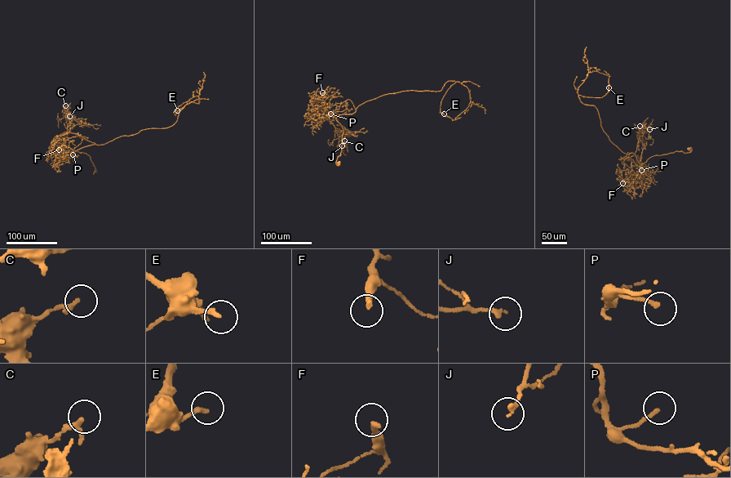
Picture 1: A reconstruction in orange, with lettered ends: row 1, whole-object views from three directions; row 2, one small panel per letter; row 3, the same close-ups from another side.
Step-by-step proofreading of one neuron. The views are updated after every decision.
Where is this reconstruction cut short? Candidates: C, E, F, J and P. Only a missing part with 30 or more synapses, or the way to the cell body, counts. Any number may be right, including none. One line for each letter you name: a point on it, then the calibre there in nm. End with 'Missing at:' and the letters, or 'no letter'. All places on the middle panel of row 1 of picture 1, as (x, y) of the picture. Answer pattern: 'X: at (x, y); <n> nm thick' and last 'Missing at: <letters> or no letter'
F: at (322, 92); 240 nm thick
Missing at: F

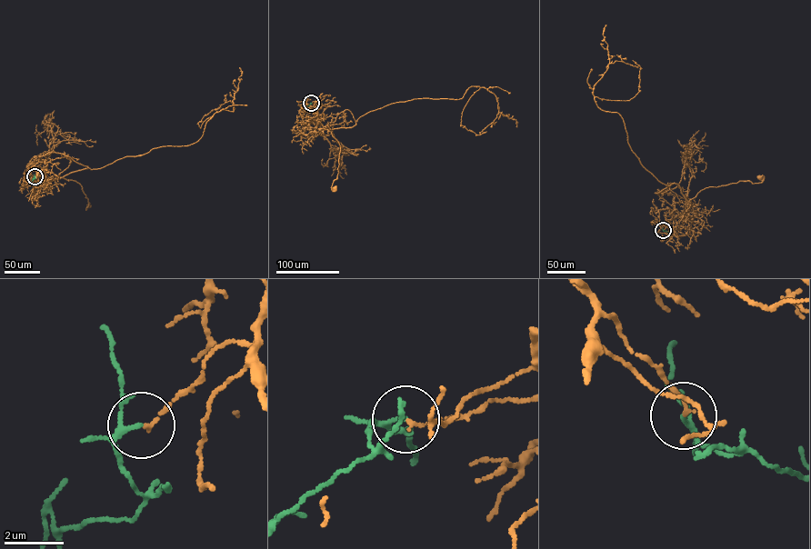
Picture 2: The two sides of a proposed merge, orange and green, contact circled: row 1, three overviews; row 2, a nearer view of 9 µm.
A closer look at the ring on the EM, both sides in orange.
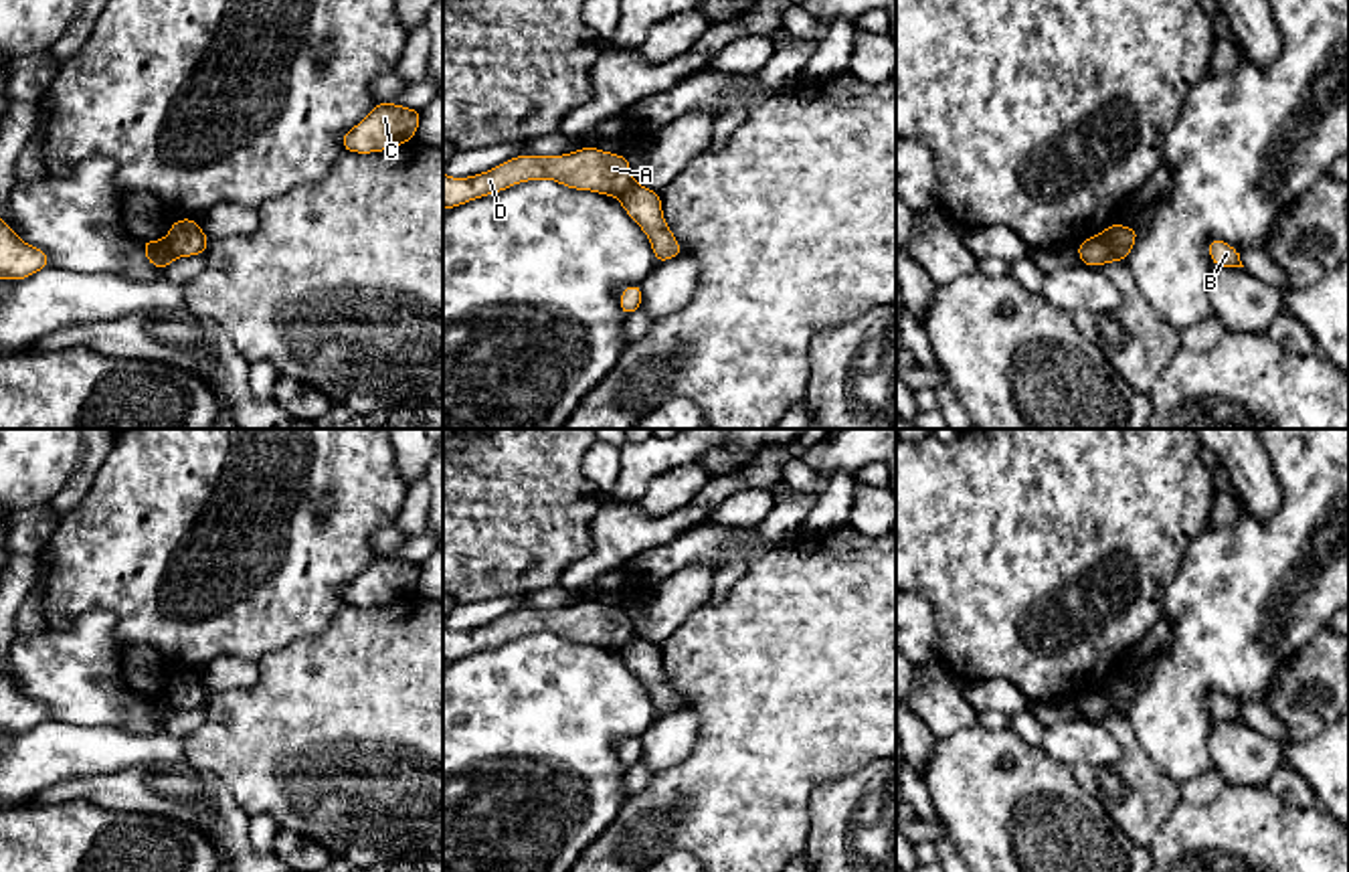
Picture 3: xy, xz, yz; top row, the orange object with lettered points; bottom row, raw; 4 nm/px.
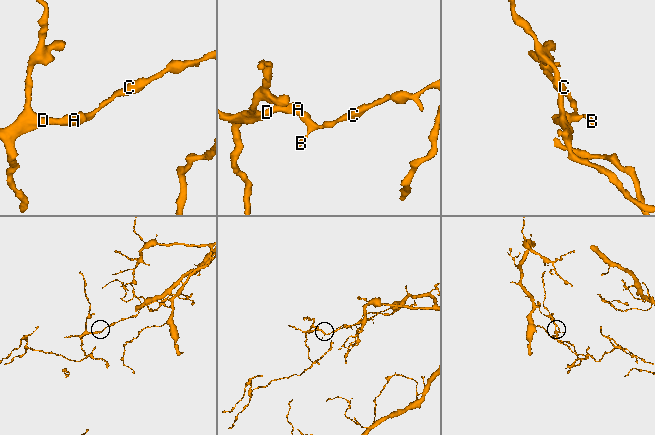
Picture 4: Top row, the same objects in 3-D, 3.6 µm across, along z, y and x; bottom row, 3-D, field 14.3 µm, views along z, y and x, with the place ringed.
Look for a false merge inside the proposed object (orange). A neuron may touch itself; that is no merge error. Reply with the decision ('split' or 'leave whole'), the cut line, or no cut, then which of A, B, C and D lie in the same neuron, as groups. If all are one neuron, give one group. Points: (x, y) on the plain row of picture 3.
split; cut in yz along (1101, 686), (1115, 713); A D / B C

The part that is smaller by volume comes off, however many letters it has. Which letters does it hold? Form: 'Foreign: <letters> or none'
Foreign: A, D

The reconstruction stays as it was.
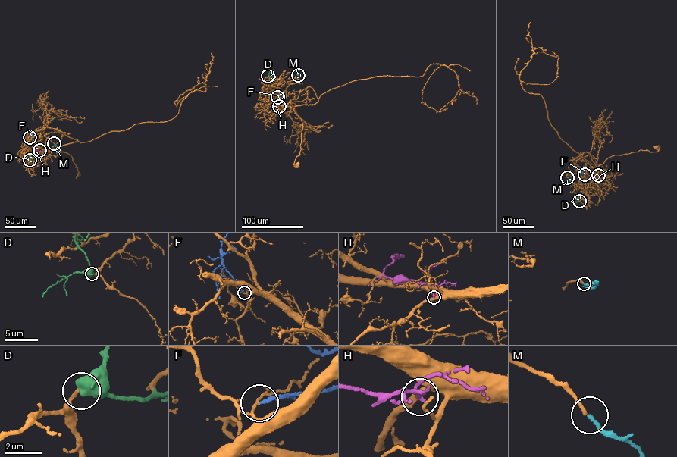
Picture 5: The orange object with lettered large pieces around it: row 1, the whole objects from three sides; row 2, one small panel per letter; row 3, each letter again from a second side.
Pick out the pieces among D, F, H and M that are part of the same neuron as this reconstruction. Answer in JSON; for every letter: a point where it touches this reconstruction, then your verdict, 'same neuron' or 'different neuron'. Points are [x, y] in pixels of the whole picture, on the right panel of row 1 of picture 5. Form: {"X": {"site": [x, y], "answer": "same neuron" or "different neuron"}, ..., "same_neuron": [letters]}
{"D": {"site": [579, 201], "answer": "different neuron"}, "F": {"site": [584, 174], "answer": "different neuron"}, "H": {"site": [598, 175], "answer": "different neuron"}, "M": {"site": [567, 177], "answer": "same neuron"}, "same_neuron": ["M"]}

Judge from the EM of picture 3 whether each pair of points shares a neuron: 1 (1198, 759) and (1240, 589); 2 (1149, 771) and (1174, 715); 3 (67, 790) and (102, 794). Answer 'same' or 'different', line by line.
1: same
2: different
3: same

